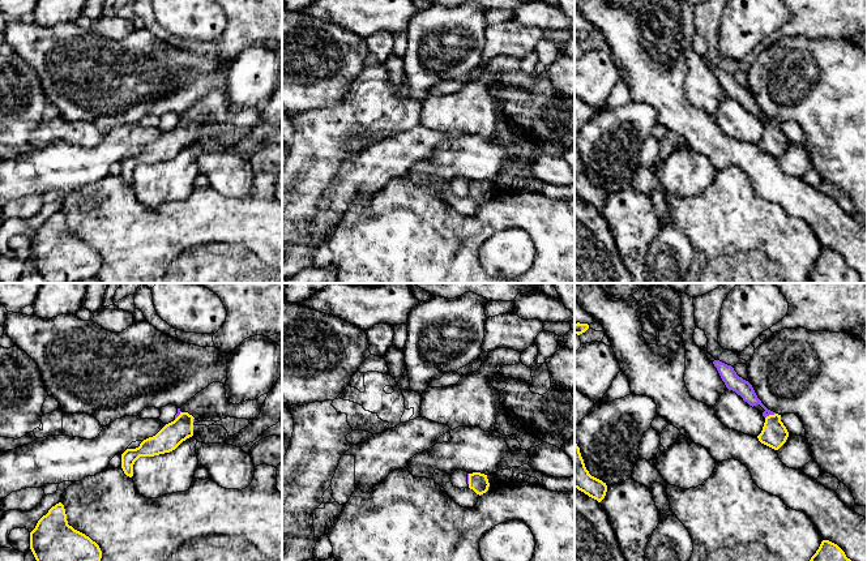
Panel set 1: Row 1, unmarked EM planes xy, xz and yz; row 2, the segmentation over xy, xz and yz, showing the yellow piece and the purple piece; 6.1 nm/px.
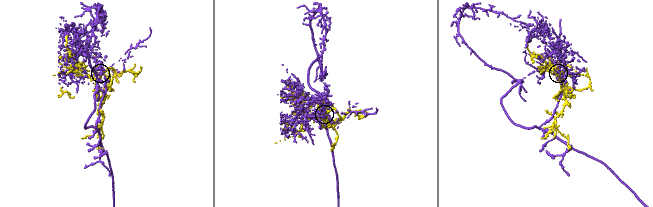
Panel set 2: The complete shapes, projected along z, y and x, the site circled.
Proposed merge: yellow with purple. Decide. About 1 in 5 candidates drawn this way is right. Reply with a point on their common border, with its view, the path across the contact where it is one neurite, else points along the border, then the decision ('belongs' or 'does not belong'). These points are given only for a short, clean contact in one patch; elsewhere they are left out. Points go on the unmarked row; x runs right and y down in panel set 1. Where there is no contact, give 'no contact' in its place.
yz (769, 123) | along yz (774, 120), (765, 125) | does not belong

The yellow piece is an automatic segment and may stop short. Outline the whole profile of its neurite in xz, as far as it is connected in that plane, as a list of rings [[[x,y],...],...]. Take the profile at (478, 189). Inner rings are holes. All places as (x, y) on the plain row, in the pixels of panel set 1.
[[[481,180],[469,181],[469,196],[477,202],[483,202],[488,198],[490,190],[487,183]]]

